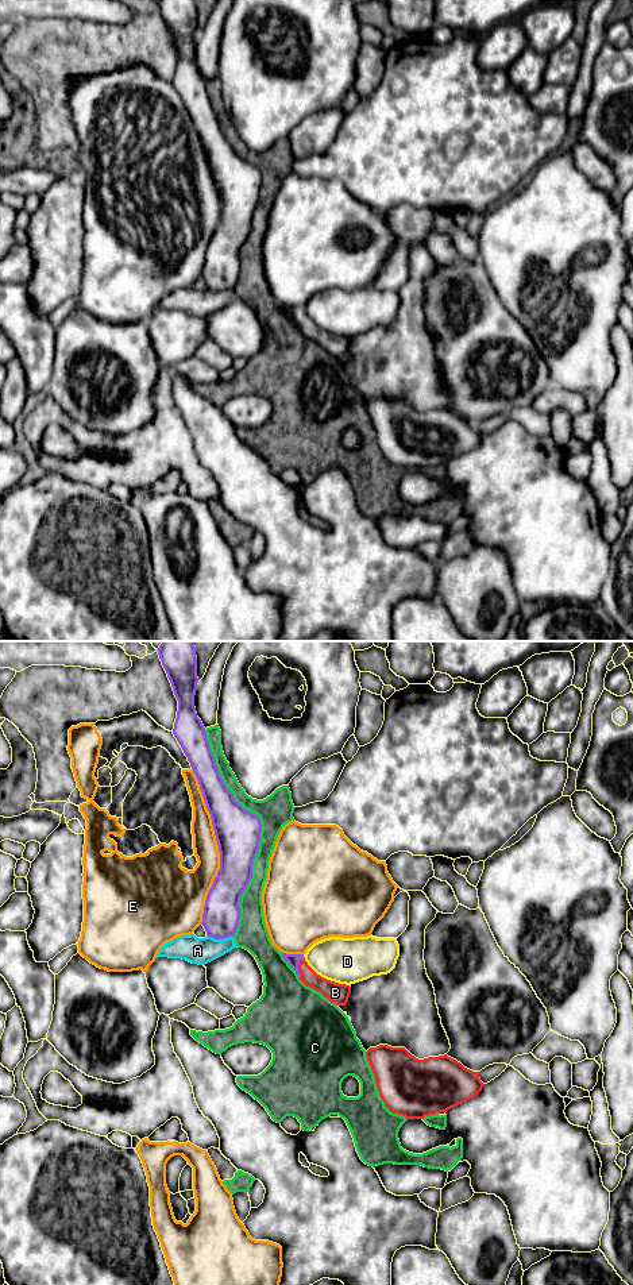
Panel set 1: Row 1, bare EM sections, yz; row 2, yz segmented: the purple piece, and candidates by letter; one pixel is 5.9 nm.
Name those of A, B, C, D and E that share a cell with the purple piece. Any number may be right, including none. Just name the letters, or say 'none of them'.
B

